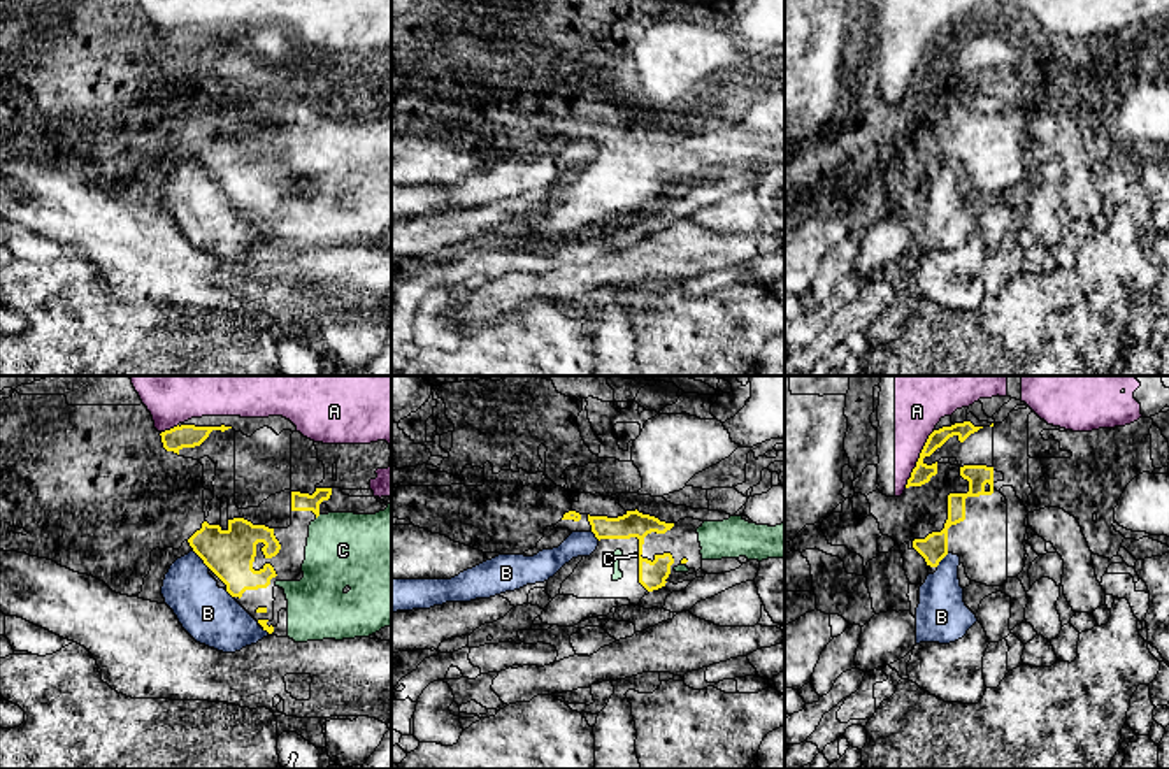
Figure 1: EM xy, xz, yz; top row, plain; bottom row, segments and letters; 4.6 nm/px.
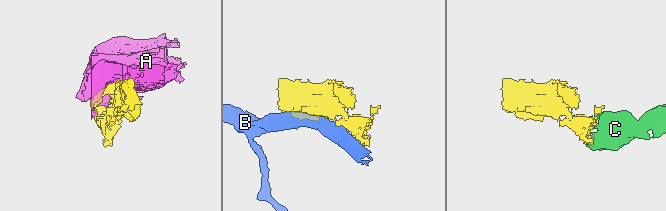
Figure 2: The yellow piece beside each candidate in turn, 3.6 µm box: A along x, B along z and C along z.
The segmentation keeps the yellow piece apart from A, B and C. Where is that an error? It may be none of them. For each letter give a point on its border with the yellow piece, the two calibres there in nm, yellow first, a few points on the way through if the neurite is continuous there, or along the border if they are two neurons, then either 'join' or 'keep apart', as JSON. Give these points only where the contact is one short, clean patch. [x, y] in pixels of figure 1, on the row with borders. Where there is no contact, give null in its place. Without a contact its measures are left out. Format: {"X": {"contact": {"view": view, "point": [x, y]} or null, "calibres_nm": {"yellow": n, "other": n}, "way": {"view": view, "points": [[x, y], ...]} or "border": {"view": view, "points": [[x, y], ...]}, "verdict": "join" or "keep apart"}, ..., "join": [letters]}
{"A": {"contact": {"view": "yz", "point": [918, 459]}, "calibres_nm": {"yellow": 90, "other": 240}, "verdict": "keep apart"}, "B": {"contact": {"view": "xy", "point": [200, 557]}, "calibres_nm": {"yellow": 220, "other": 260}, "verdict": "keep apart"}, "C": {"contact": {"view": "xz", "point": [639, 555]}, "calibres_nm": {"yellow": 130, "other": 30}, "verdict": "join"}, "join": ["C"]}

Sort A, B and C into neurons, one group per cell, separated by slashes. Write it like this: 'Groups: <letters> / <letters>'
Groups: A / B / C

